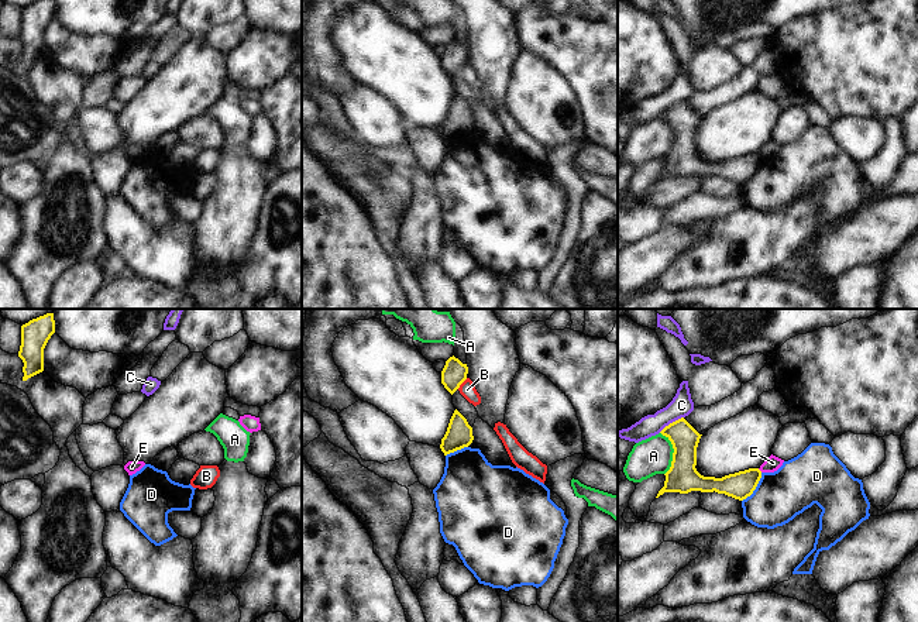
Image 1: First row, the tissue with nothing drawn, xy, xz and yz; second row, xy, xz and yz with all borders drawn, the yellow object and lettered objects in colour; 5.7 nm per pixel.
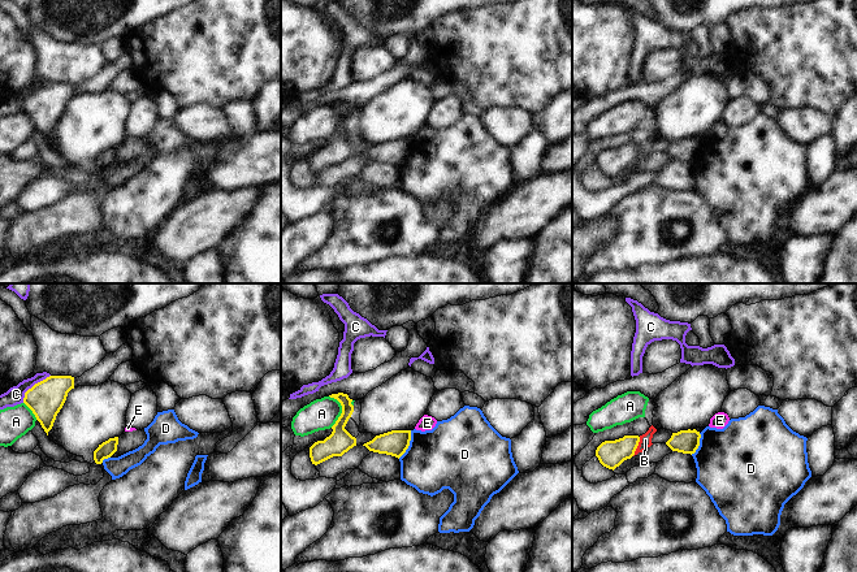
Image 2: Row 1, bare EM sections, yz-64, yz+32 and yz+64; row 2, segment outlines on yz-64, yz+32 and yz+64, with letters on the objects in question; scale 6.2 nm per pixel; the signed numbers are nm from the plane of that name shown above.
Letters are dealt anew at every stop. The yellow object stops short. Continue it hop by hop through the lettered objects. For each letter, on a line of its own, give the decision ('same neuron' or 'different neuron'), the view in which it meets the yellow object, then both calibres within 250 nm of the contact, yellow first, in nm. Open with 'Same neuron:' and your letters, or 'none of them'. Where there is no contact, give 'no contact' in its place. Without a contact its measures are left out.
Same neuron: none of them
A: different neuron | yz | 180/220 nm
B: different neuron | xz | 140/90 nm
C: different neuron | yz | 160/130 nm
D: different neuron | yz | 160/280 nm
E: different neuron | yz | 160/90 nm

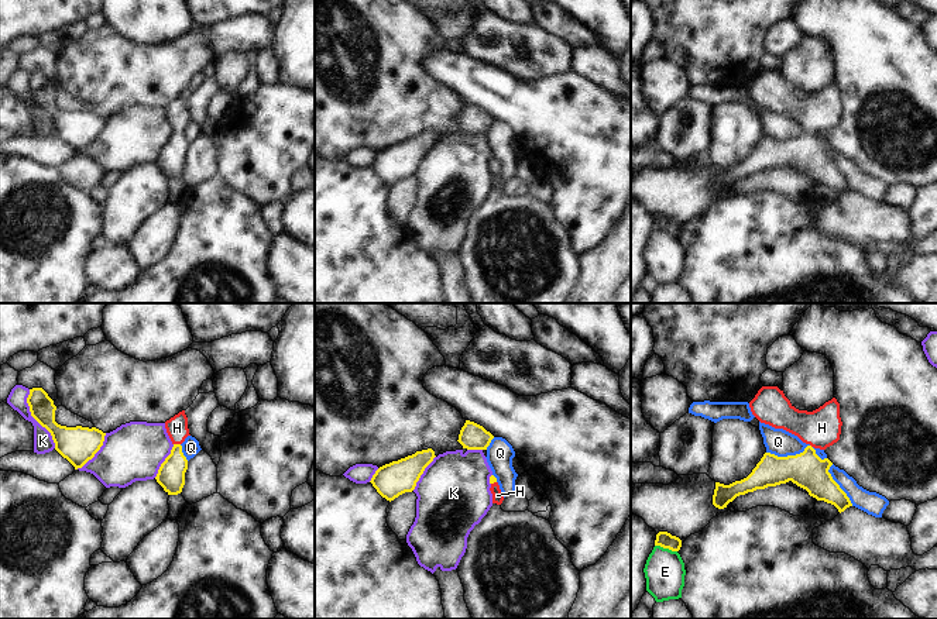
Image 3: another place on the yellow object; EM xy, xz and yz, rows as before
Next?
Same neuron: H
E: different neuron | yz | 90/220 nm
H: same neuron | xy | 160/130 nm
K: different neuron | xy | 190/110 nm
Q: different neuron | yz | 200/150 nm

